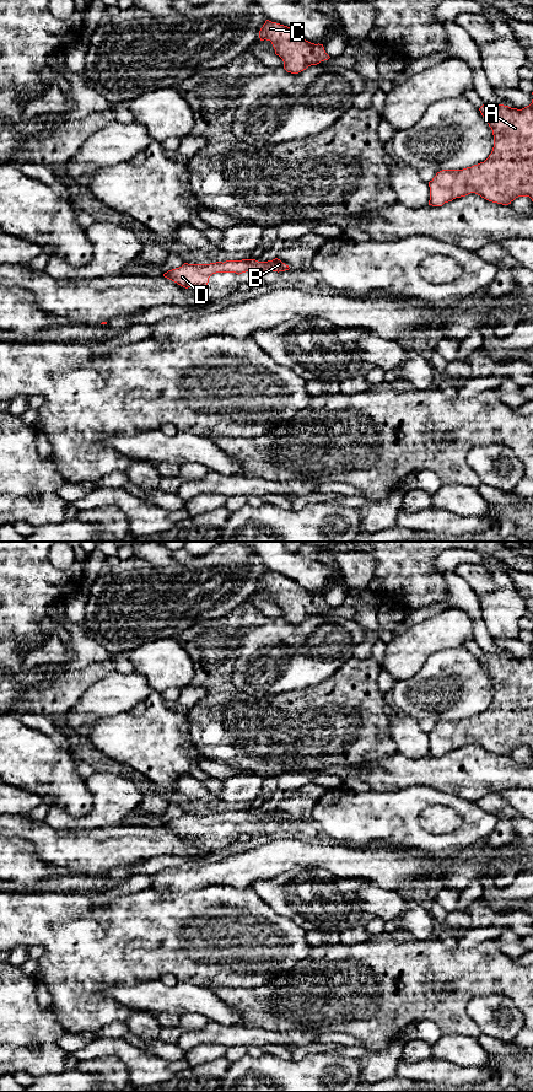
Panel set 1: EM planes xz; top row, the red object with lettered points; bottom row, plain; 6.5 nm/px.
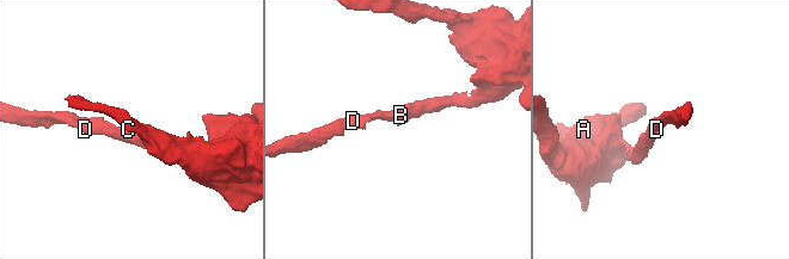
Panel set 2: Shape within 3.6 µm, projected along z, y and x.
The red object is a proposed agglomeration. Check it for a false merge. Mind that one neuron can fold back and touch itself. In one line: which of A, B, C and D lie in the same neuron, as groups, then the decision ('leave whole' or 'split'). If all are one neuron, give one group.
A B C D; leave whole

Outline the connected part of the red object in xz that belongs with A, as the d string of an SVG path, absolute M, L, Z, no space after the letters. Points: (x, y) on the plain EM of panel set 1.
M533 650L522 660L484 653L479 661L492 681L491 704L484 712L472 717L437 722L429 732L429 755L442 757L445 753L470 743L502 755L511 754L518 747L529 747L533 752Z

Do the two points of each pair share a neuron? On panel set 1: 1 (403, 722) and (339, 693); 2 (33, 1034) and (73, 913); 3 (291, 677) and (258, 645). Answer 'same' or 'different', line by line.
1: different
2: different
3: same

